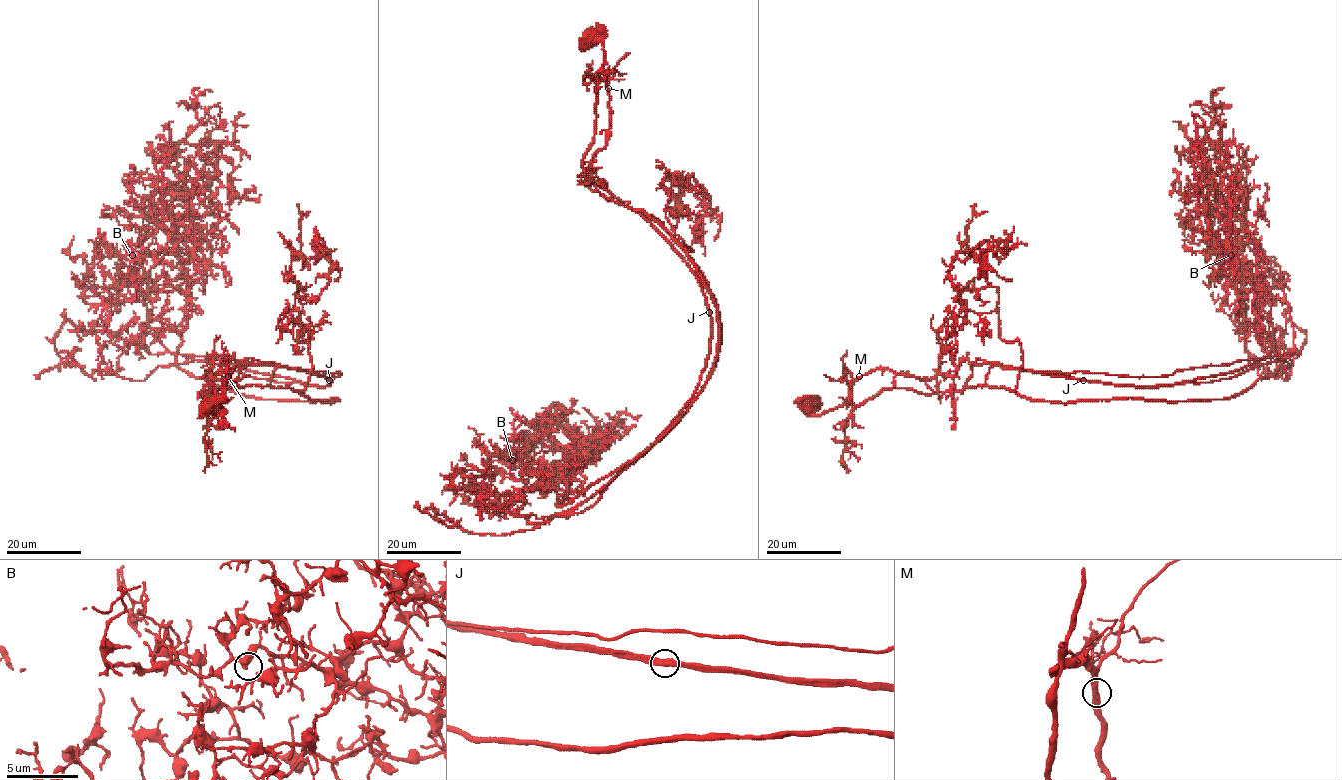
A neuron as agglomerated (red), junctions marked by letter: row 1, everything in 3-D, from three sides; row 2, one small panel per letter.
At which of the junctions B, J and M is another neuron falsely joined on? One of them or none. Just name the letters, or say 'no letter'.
J

